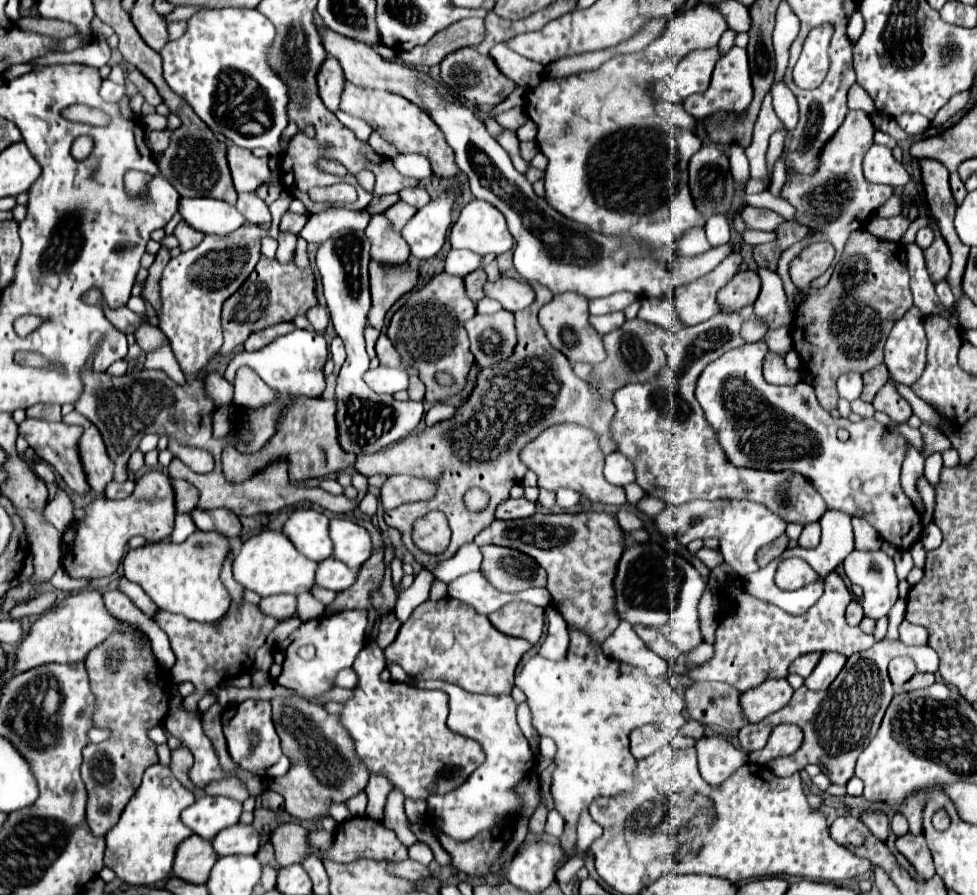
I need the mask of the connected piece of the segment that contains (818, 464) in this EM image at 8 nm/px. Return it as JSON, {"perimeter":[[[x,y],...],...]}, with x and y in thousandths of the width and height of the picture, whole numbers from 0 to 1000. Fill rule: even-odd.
{"perimeter":[[[773,382],[773,384],[763,384],[760,389],[752,389],[752,391],[746,391],[742,393],[738,400],[734,400],[732,404],[728,404],[715,420],[713,425],[713,434],[711,434],[711,445],[713,449],[718,451],[720,456],[720,463],[722,467],[728,472],[728,476],[732,478],[732,485],[734,485],[734,494],[738,498],[738,503],[742,505],[742,509],[746,512],[746,516],[750,521],[760,521],[760,523],[779,523],[779,525],[793,525],[793,527],[799,527],[799,525],[812,525],[812,527],[818,527],[822,530],[824,534],[828,534],[832,539],[832,543],[842,552],[844,561],[849,568],[857,568],[857,570],[863,570],[863,572],[869,572],[871,577],[877,577],[877,579],[885,579],[898,594],[900,599],[910,606],[912,610],[920,612],[920,615],[932,615],[932,610],[943,601],[943,574],[939,572],[939,568],[934,565],[932,556],[926,554],[924,545],[922,545],[922,539],[920,539],[920,530],[922,530],[922,518],[924,518],[924,512],[926,512],[926,489],[920,487],[920,485],[912,485],[908,483],[908,478],[904,478],[904,474],[900,474],[898,469],[881,469],[881,472],[869,472],[867,467],[853,467],[846,458],[842,458],[834,445],[834,436],[832,431],[826,431],[822,425],[816,427],[814,431],[793,431],[793,429],[787,429],[783,427],[781,418],[779,418],[779,409],[781,409],[781,398],[785,396],[785,387],[783,382]],[[857,478],[865,478],[869,480],[869,492],[861,494],[857,489]]]}

